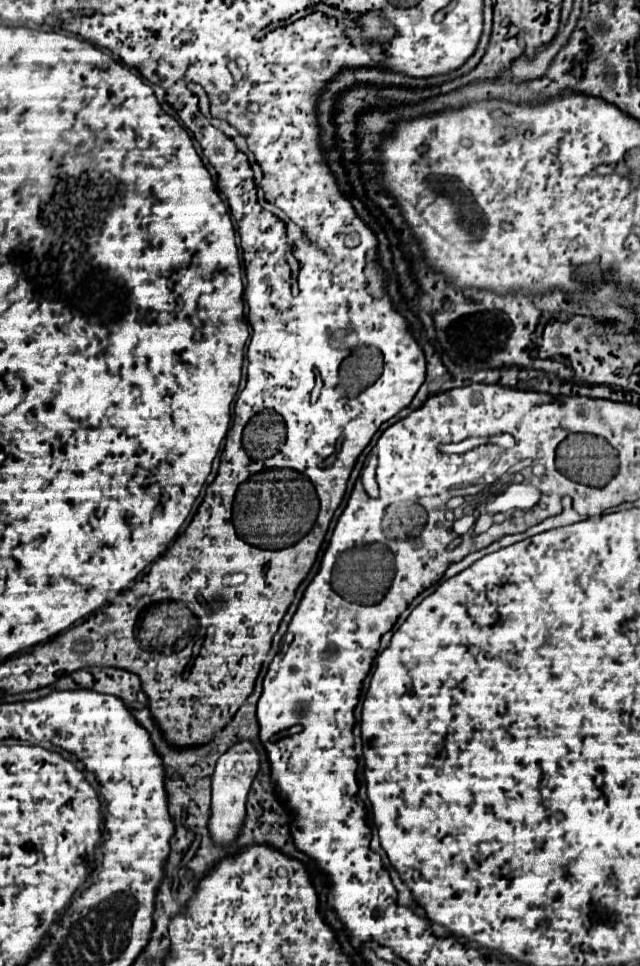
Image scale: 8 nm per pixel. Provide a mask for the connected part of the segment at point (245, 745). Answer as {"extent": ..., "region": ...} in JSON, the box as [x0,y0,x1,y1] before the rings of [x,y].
{"extent":[211,741,259,843],"region":[[[237,741],[223,757],[219,757],[213,773],[213,815],[211,815],[211,837],[215,843],[231,843],[245,819],[245,801],[253,777],[259,769],[259,753],[251,741]]]}

